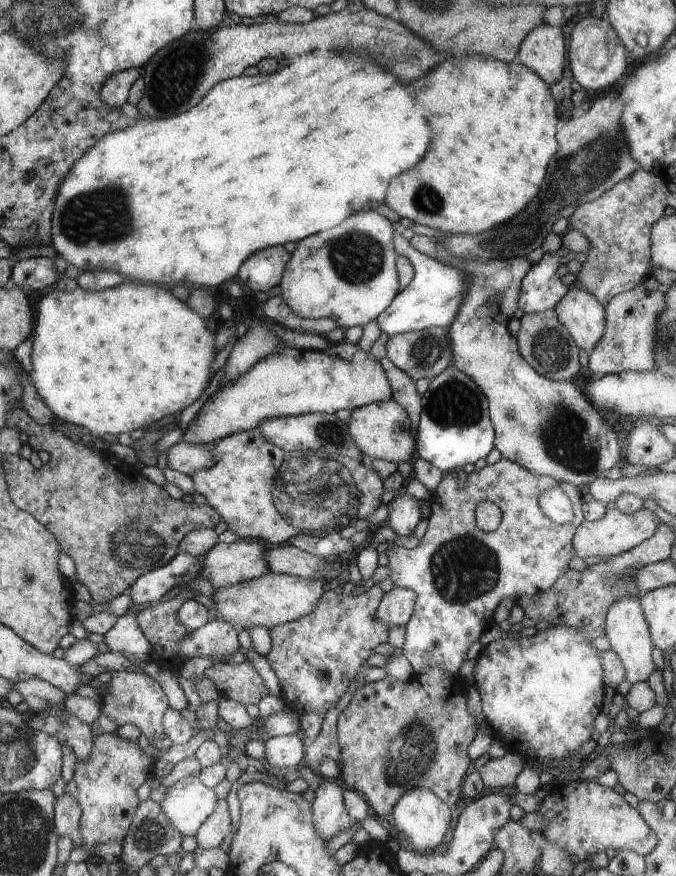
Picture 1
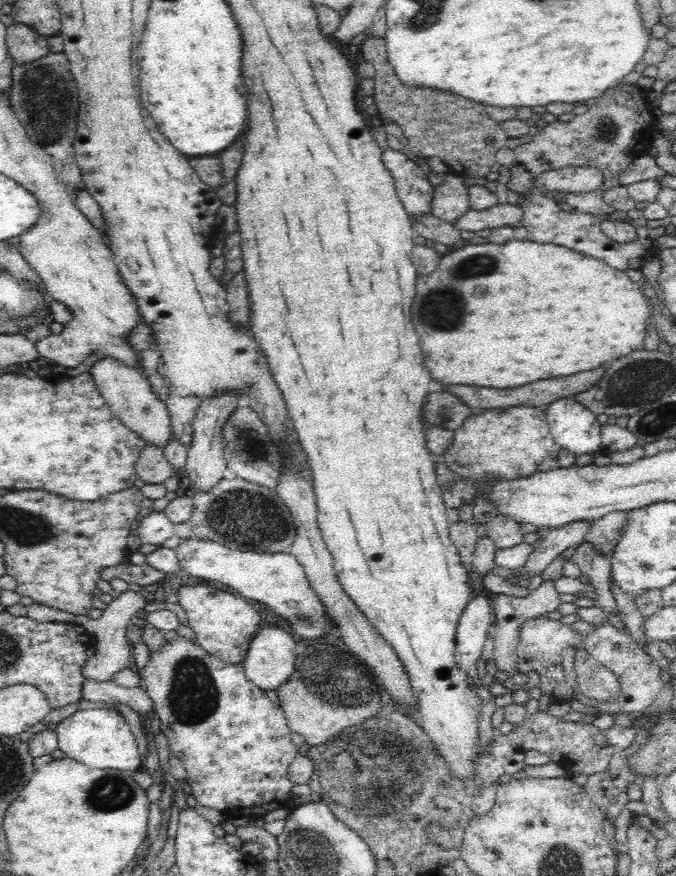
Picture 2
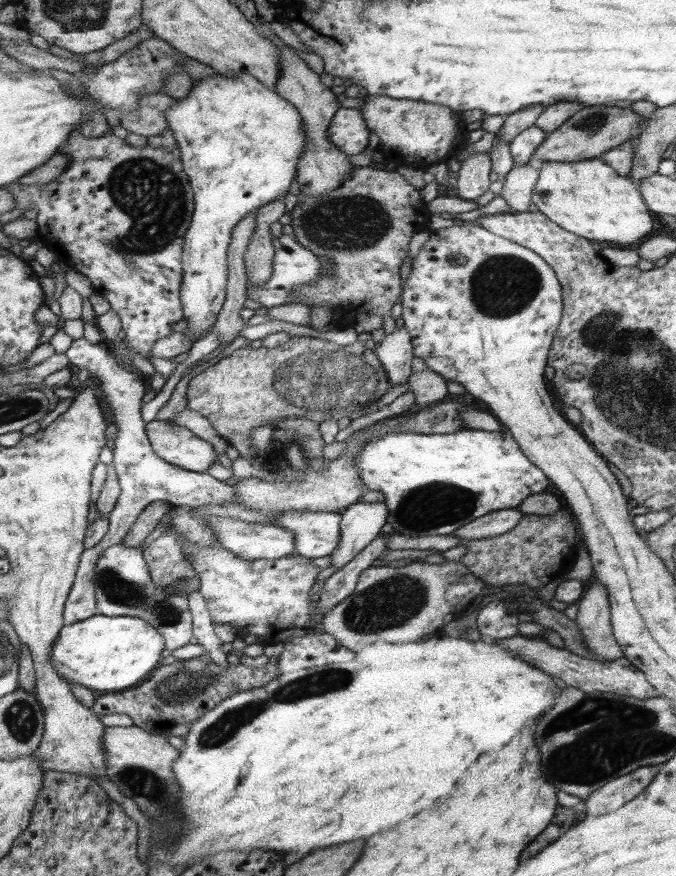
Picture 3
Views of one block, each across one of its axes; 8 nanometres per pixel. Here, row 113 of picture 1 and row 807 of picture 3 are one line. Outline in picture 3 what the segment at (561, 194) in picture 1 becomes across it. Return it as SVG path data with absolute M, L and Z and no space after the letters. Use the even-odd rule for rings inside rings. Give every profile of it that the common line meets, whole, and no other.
M643 766L637 768L621 778L615 778L607 784L603 784L599 790L587 796L579 808L585 808L585 816L601 816L605 812L619 810L627 802L631 802L637 794L643 794L643 790L653 782L653 778L659 774L659 766Z

